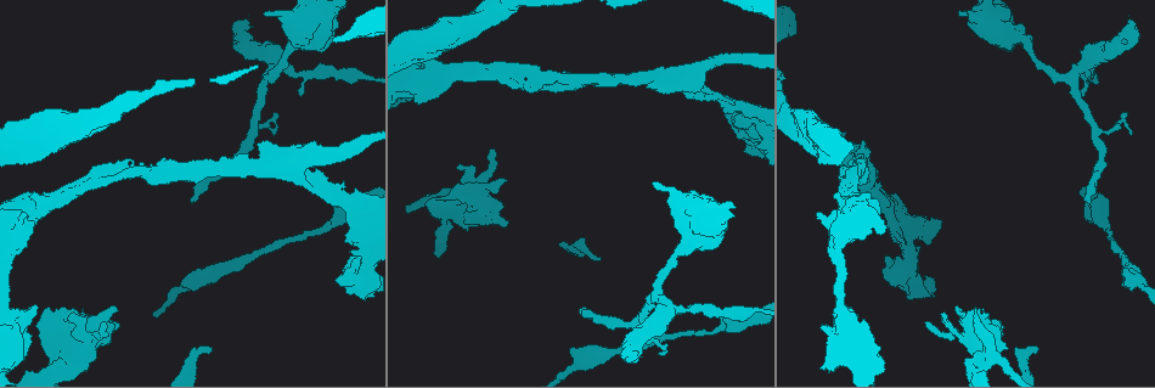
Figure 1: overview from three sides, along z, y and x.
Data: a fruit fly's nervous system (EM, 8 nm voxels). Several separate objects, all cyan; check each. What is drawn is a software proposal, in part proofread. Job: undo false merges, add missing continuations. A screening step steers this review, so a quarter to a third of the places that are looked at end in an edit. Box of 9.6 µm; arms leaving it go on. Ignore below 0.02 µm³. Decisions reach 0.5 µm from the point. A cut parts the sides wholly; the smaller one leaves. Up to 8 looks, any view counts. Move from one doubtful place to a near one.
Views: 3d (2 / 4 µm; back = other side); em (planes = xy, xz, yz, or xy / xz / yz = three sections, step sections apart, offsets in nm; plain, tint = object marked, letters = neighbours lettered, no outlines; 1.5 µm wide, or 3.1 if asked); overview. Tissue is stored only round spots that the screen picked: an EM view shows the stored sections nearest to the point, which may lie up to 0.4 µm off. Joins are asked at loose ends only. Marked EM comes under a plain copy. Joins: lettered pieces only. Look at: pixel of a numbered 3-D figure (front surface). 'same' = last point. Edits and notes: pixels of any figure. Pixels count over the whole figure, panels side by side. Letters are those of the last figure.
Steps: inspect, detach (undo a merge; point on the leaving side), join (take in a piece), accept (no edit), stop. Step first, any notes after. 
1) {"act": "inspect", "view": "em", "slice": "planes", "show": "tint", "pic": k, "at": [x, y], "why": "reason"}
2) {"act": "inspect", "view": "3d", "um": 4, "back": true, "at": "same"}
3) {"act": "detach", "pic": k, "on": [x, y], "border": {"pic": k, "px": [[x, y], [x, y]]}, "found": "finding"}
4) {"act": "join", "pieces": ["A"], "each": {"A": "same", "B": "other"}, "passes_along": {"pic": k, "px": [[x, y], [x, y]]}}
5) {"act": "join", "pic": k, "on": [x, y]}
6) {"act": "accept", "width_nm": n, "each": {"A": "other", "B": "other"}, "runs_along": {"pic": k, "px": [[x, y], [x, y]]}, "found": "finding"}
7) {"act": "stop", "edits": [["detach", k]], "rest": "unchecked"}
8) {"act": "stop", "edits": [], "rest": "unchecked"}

{"act": "inspect", "view": "em", "slice": "xy", "step": 8, "show": "tint", "pic": 1, "at": [579, 355], "why": "calibre changes"}

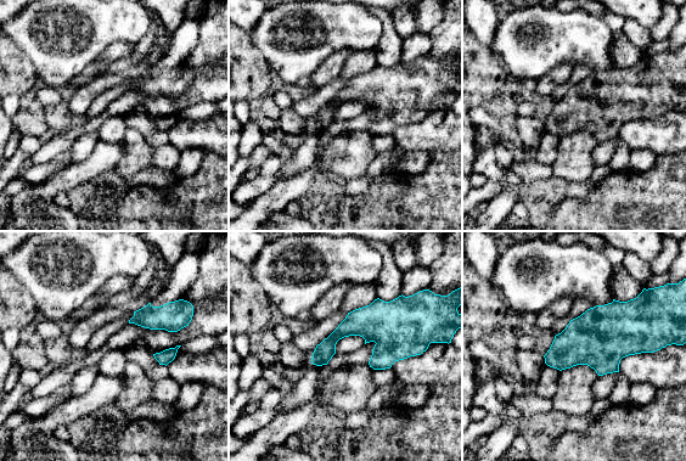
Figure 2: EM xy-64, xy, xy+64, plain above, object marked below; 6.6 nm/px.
{"act": "inspect", "view": "em", "slice": "planes", "show": "letters", "at": "same", "why": "cut it another way"}

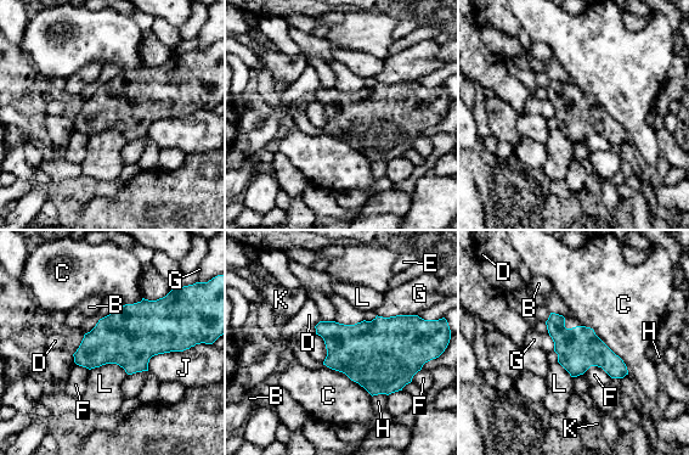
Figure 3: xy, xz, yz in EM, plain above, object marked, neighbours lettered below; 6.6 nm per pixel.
{"act": "accept", "longest_contact_nm": ["C", 440], "each": {"B": "other", "C": "other", "D": "other", "E": "other", "F": "other", "G": "other", "H": "other", "J": "other", "K": "other", "L": "other"}, "found": "one neuron here"}

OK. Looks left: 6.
{"act": "inspect", "view": "3d", "um": 4, "back": true, "pic": 1, "at": [867, 188], "why": "calibre changes"}

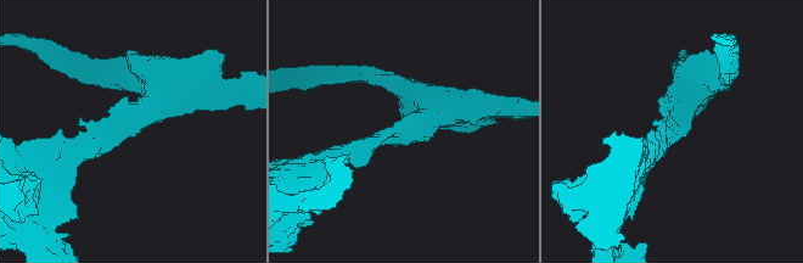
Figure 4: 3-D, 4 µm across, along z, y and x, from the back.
{"act": "inspect", "view": "em", "slice": "planes", "show": "tint", "pic": 4, "at": [674, 126], "why": "need the tissue"}

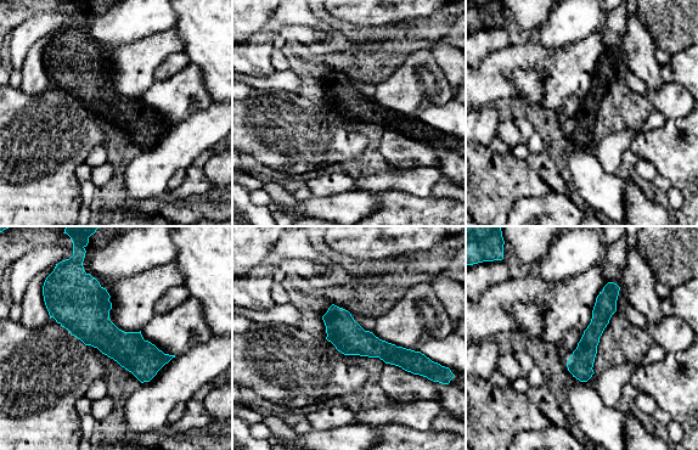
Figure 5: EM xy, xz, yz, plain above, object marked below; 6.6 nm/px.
{"act": "inspect", "view": "em", "slice": "planes", "show": "letters", "at": "same", "why": "what lies round it"}

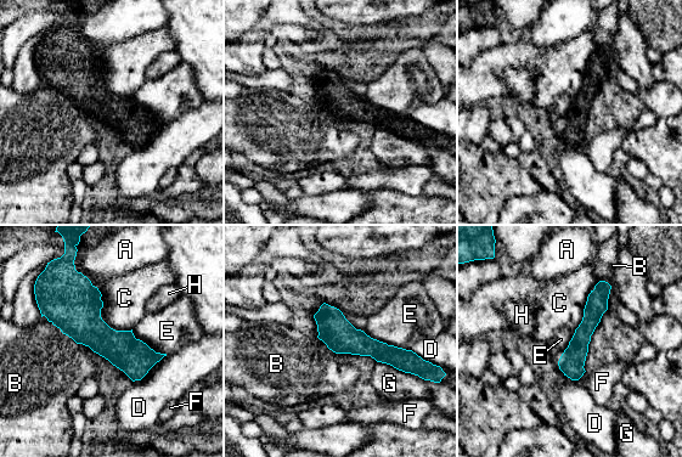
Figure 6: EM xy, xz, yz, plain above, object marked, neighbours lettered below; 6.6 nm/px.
{"act": "accept", "width_nm": 120, "each": {"A": "other", "B": "other", "C": "other", "D": "other", "E": "other", "F": "other", "G": "other", "H": "other"}, "runs_along": {"pic": 6, "px": [[317, 316], [349, 340], [411, 359]]}, "found": "all the same neuron"}

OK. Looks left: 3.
{"act": "inspect", "view": "em", "slice": "planes", "show": "letters", "pic": 1, "at": [243, 19], "why": "stops while still wide"}

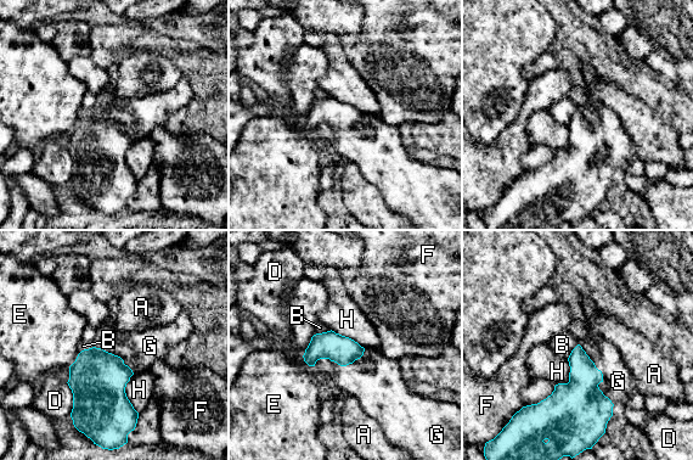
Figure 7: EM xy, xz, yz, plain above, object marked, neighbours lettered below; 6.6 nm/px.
{"act": "join", "pieces": ["G"], "each": {"A": "other", "B": "other", "D": "other", "E": "other", "F": "other", "G": "same", "H": "other"}, "passes_along": {"pic": 7, "px": [[575, 415], [598, 387], [618, 381]]}, "found": "it goes on there"}

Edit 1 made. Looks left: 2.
{"act": "stop", "edits": [["join", 7]], "rest": "unchecked"}

